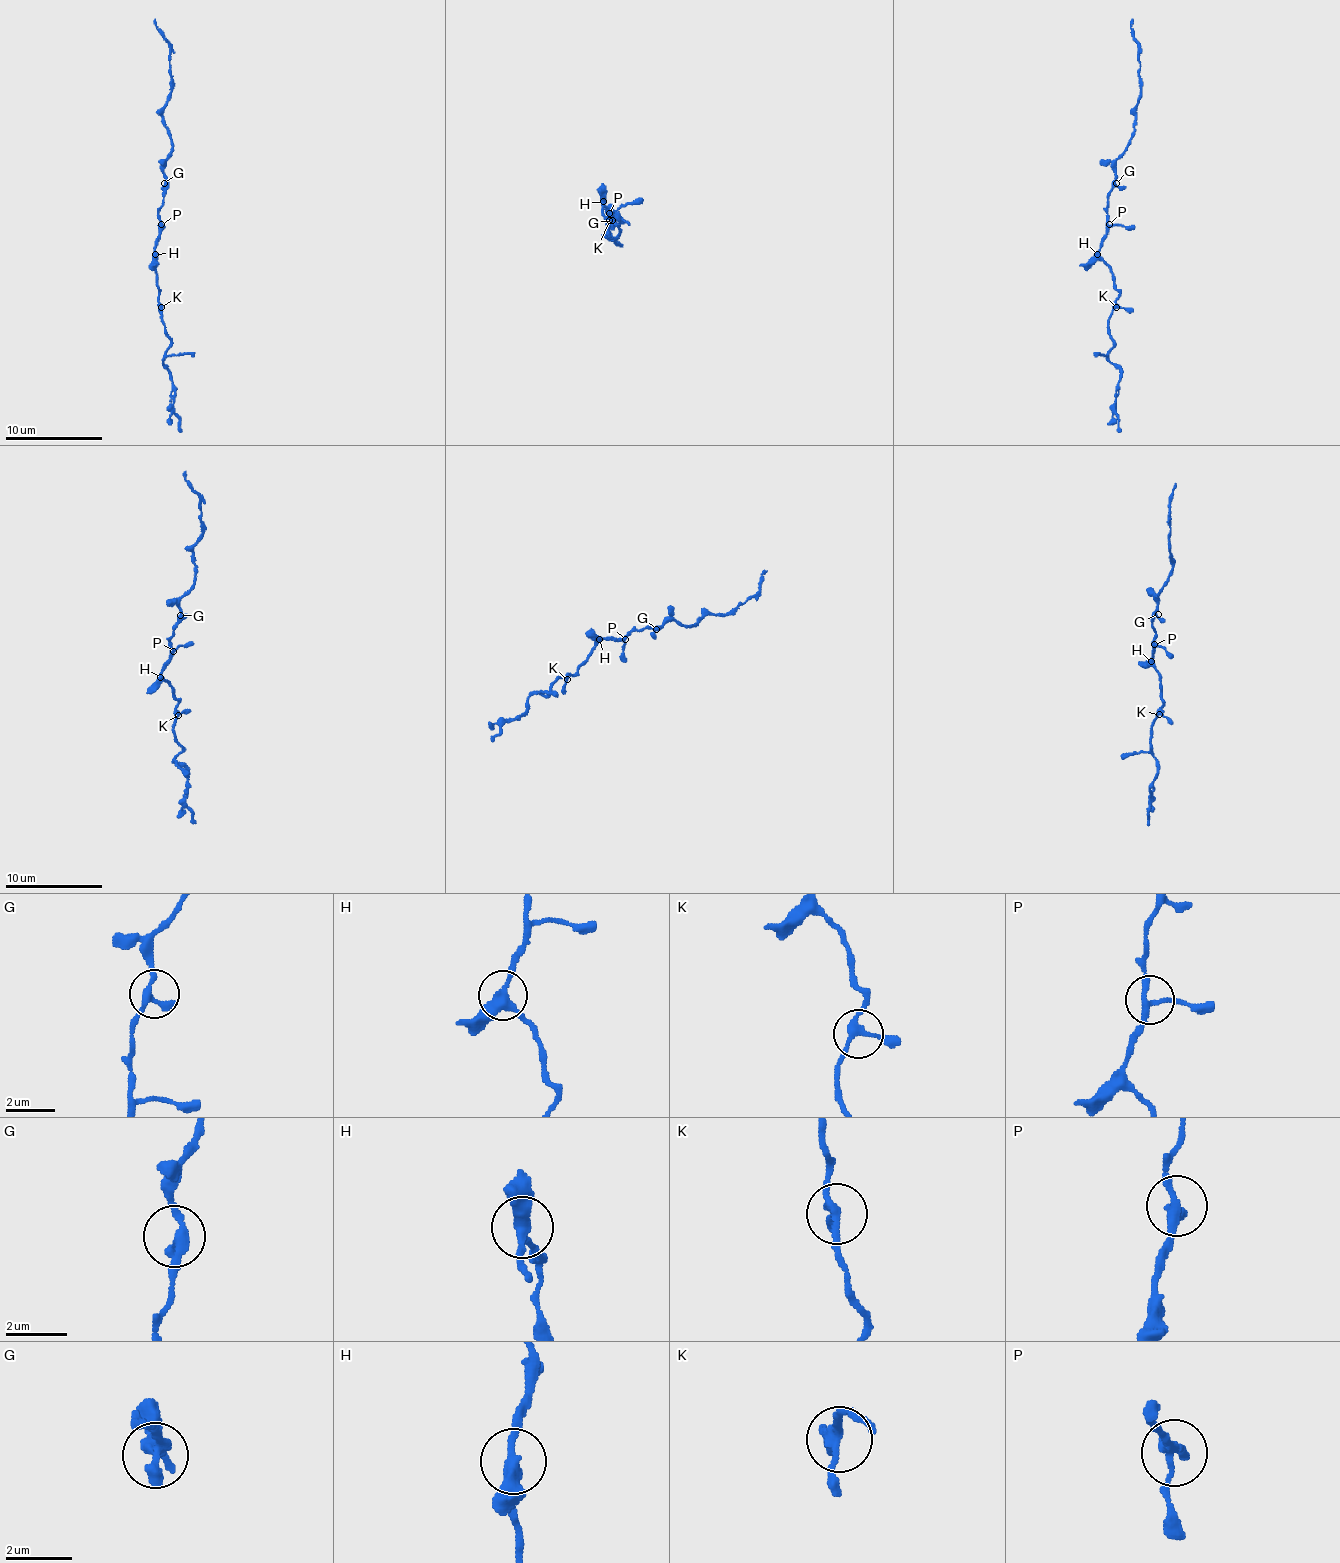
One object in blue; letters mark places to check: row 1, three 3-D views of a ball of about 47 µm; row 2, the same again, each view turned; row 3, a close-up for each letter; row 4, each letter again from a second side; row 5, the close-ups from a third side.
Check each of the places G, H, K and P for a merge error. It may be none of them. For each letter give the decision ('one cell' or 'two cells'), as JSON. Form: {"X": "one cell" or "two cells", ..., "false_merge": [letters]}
{"G": "one cell", "H": "one cell", "K": "one cell", "P": "one cell", "false_merge": []}

